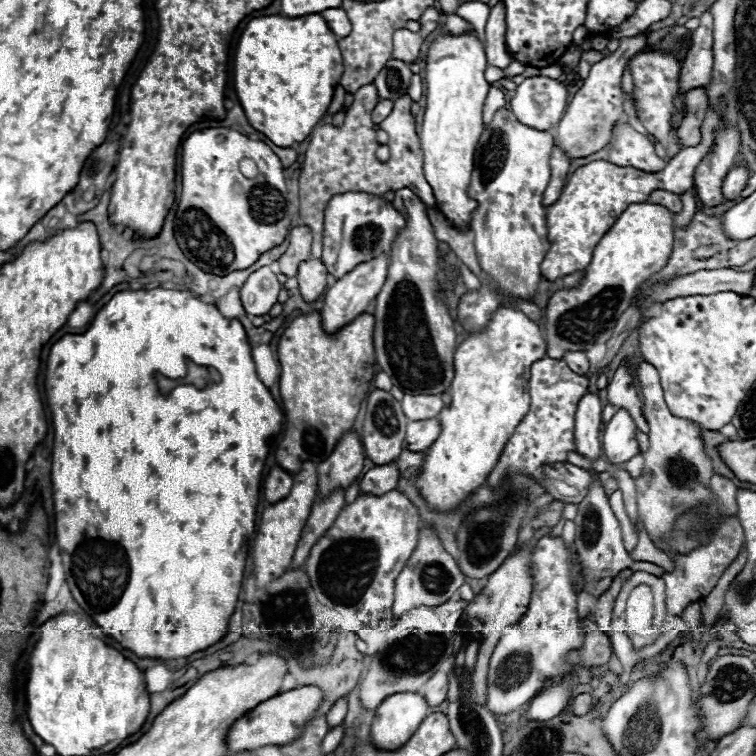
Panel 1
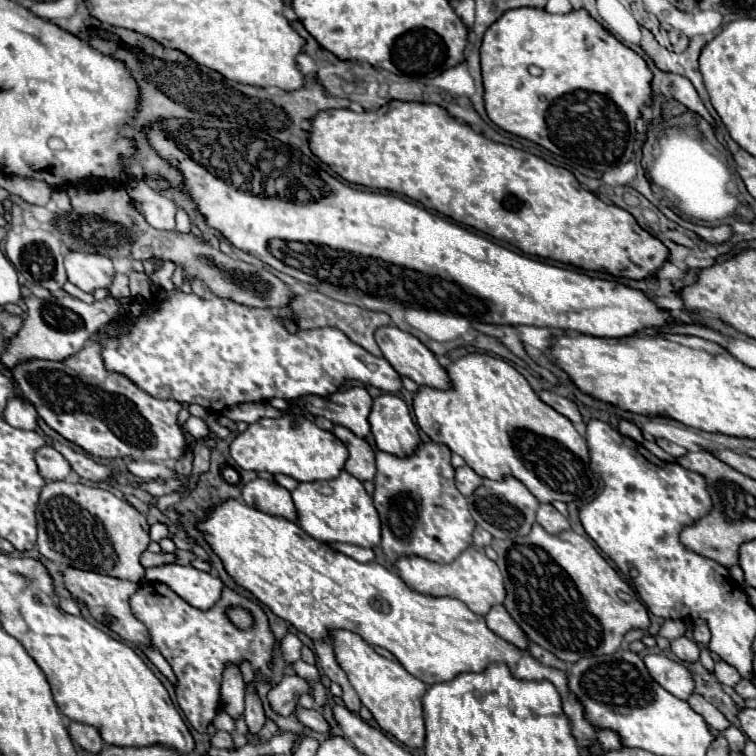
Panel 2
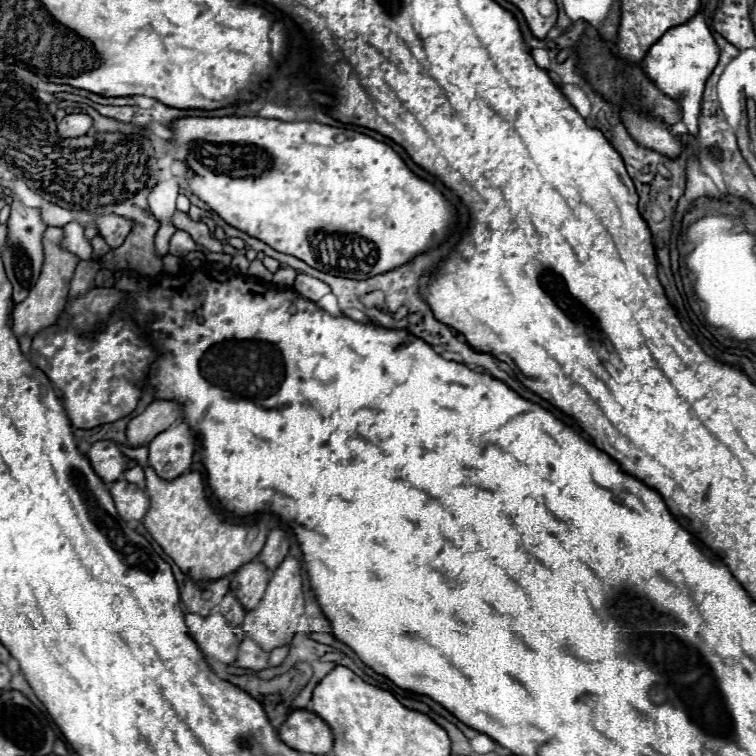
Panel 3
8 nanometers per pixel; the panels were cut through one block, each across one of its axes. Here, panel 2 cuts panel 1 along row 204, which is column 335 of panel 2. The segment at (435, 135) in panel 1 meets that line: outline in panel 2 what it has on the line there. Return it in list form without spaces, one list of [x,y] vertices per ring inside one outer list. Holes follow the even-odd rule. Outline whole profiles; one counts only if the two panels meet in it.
[[[284,414],[280,418],[262,418],[238,434],[230,444],[230,456],[244,470],[272,472],[294,478],[296,482],[332,480],[346,464],[346,446],[332,434],[318,428],[304,416]]]

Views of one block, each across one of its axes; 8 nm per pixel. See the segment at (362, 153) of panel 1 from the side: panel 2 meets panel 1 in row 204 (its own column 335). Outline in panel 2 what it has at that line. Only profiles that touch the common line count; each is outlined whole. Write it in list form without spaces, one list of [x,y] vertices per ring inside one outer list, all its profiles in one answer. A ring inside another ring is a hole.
[[[308,292],[306,296],[296,296],[290,302],[290,308],[294,310],[294,320],[298,324],[298,328],[322,328],[322,326],[334,326],[338,330],[342,330],[352,342],[360,344],[362,348],[366,348],[370,354],[374,356],[382,356],[376,340],[374,340],[374,330],[380,326],[388,326],[390,324],[390,316],[384,312],[372,312],[354,304],[344,304],[338,302],[334,298],[328,298],[320,292]],[[334,426],[334,436],[348,450],[348,460],[344,464],[344,470],[350,472],[360,482],[372,480],[376,474],[376,466],[374,466],[374,450],[368,446],[368,442],[356,438],[348,428],[342,426]]]

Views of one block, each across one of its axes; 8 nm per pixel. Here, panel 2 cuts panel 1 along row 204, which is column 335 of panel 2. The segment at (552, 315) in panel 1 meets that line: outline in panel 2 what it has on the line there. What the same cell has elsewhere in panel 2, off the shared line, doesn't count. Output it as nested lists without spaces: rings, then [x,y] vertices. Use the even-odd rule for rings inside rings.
[[[332,630],[330,644],[334,648],[334,656],[338,666],[346,672],[348,682],[360,696],[360,702],[372,712],[380,728],[392,734],[396,740],[406,744],[408,748],[424,746],[424,718],[422,718],[422,696],[426,692],[426,684],[404,670],[402,664],[388,660],[374,652],[374,648],[350,630]]]

